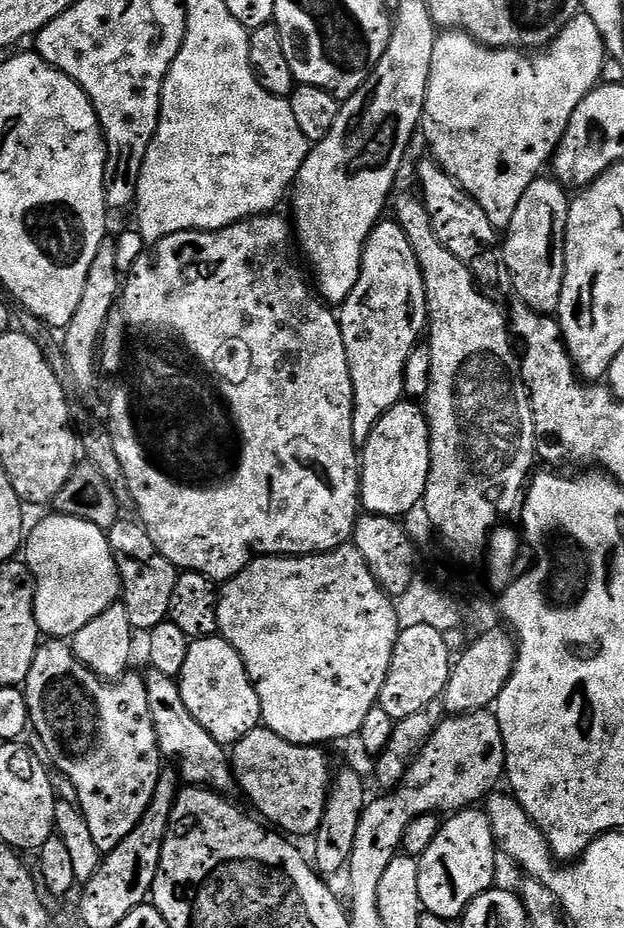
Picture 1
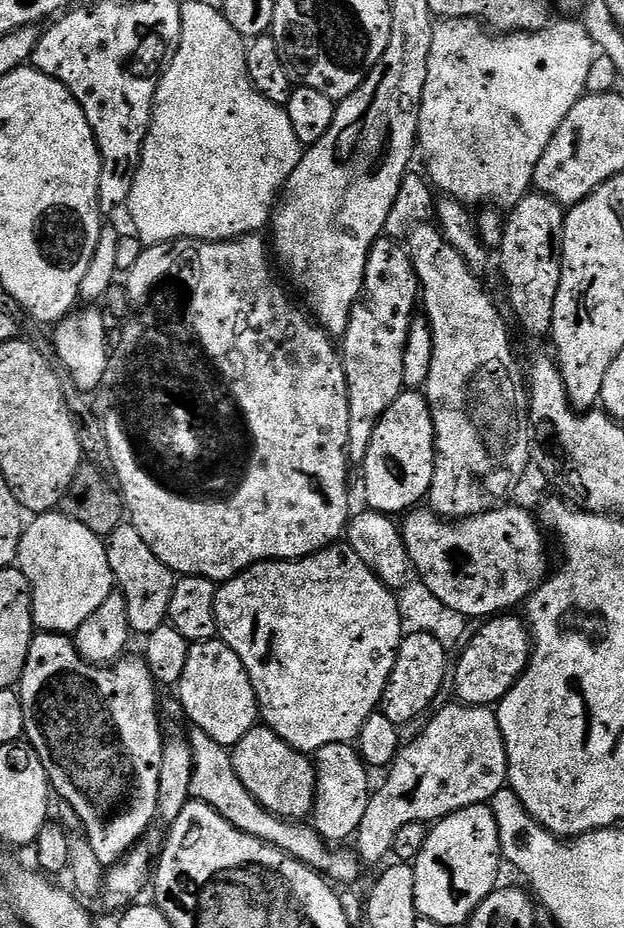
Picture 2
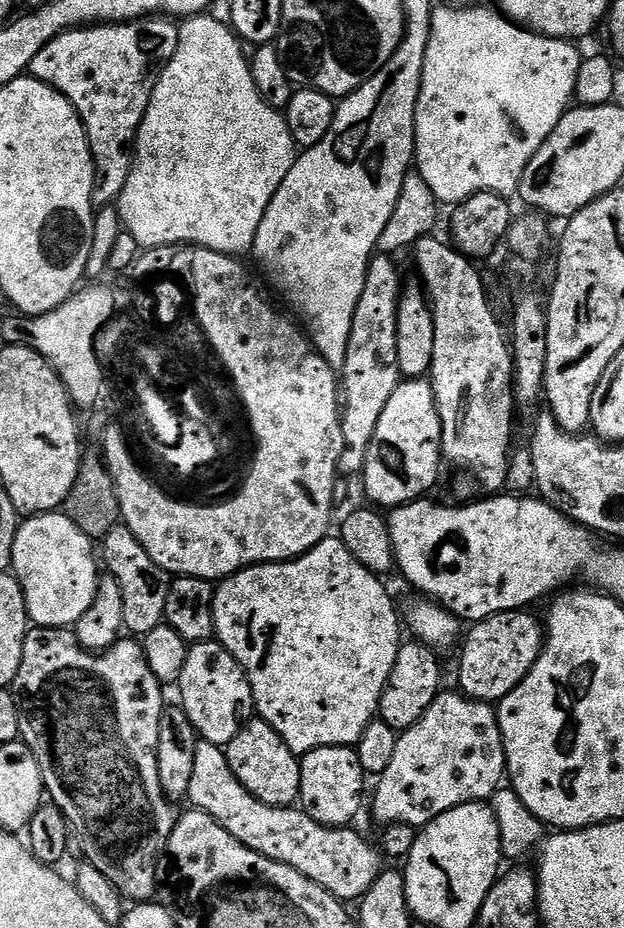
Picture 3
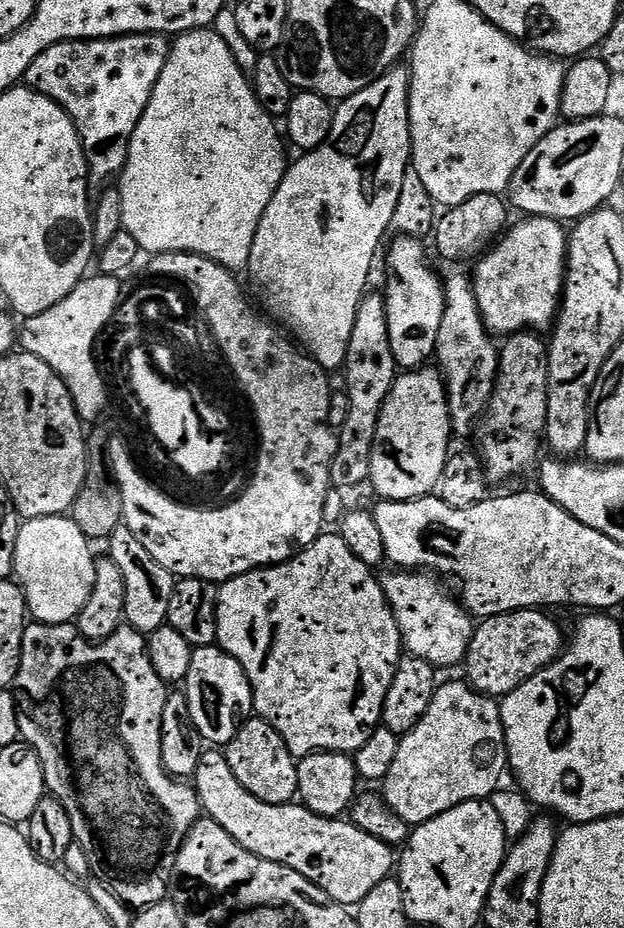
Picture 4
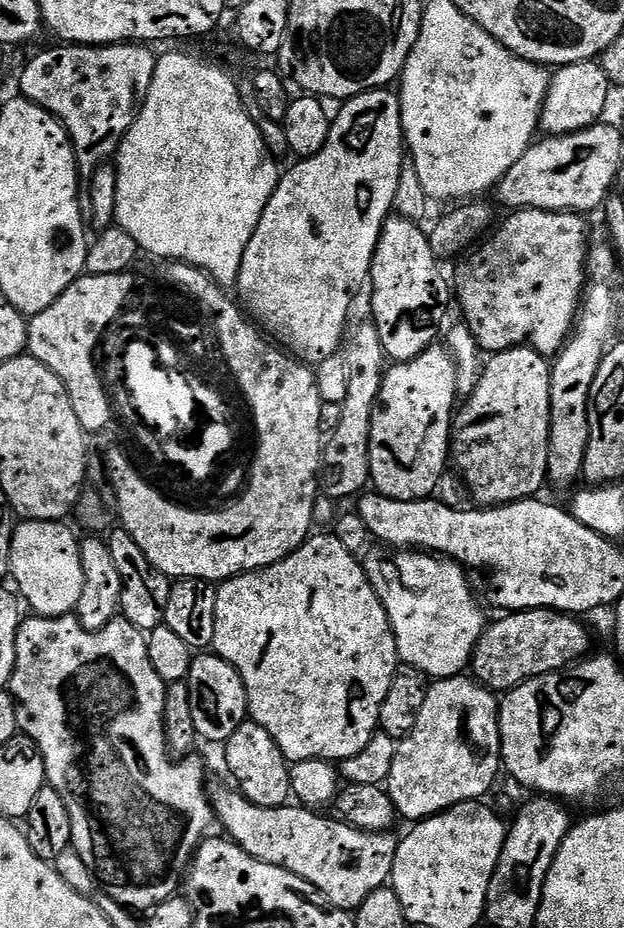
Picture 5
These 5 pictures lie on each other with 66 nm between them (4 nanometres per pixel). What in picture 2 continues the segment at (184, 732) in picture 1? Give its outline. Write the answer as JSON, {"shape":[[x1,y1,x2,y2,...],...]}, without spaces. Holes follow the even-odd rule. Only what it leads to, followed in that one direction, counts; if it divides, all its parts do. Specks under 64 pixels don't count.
{"shape":[[199,730,189,731,187,738,194,754,194,770,190,778,192,799,200,800,203,804,218,810,218,814,222,814,222,818,226,818,230,826,242,830,242,834,250,834,262,842,273,844,278,850,290,854,307,868,314,869,315,872,337,885,352,884,359,878,362,861,355,851,348,849,347,852,344,849,347,847,344,846,329,846,311,823,284,820,281,816,275,816,273,812,263,808,252,797,250,790,242,786,238,774,232,768,229,749,214,742,214,738,210,738,205,732]]}

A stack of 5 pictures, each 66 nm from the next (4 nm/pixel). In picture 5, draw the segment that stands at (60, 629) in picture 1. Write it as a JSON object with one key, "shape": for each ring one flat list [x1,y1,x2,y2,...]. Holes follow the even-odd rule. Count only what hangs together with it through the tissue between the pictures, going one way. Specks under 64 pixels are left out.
{"shape":[[25,520,16,525,10,550,12,563,10,576,13,581,16,579,16,584,20,587,19,595,23,603,27,607,29,604,32,607,31,611,38,616,67,616,75,613,78,598,82,598,84,575,80,557,80,540,66,525,67,523,54,520]]}

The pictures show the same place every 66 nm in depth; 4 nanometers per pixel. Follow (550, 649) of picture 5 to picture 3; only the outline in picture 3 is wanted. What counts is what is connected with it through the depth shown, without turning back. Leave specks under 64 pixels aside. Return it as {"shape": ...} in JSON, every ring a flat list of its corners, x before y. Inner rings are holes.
{"shape":[[521,610,518,612,503,612,494,614,485,620,475,621,472,628,467,629,463,637,464,649,460,652,460,685,459,691,469,696,472,700,483,700,485,702,499,702,506,694,510,694,530,674,534,662,538,662,540,651,544,649,545,629,531,616,531,611]]}

